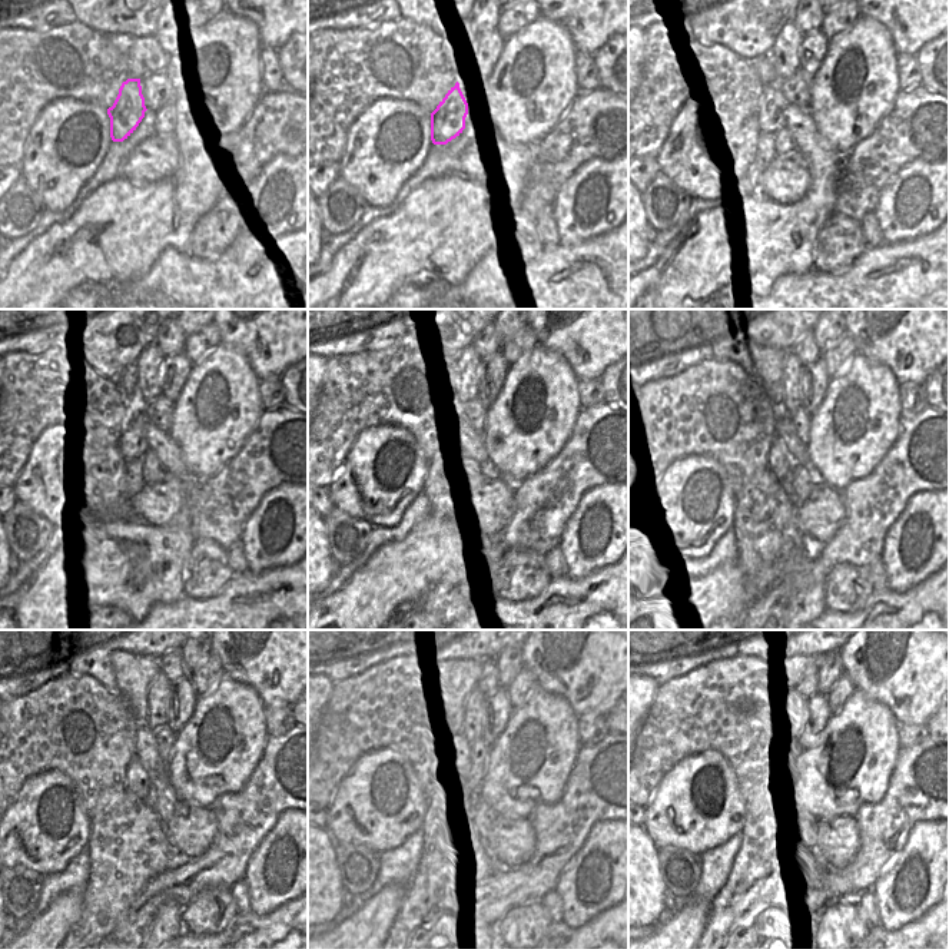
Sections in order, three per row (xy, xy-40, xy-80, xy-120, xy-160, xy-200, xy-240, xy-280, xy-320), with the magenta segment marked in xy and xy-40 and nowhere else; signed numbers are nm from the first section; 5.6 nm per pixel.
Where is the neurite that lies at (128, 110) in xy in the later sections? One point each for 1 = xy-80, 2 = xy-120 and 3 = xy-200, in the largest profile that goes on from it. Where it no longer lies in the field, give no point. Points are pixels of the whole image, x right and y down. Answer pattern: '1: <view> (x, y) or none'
1: xy-80 (770, 120)
2: xy-120 (132, 444)
3: xy-200 (777, 458)

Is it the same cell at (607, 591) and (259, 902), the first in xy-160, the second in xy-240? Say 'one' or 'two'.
two

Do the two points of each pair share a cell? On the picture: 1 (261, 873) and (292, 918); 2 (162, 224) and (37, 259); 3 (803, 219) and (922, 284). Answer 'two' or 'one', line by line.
1: two
2: one
3: two

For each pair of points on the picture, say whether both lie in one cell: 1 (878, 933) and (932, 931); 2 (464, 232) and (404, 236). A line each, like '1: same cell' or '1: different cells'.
1: same cell
2: same cell

